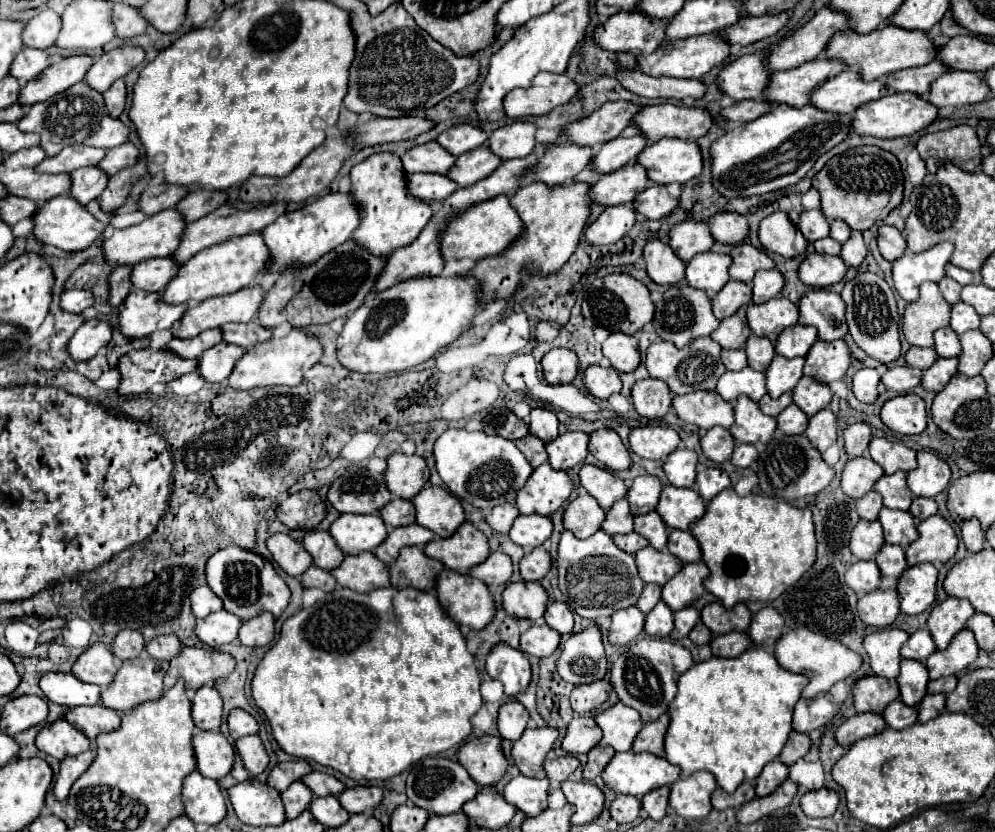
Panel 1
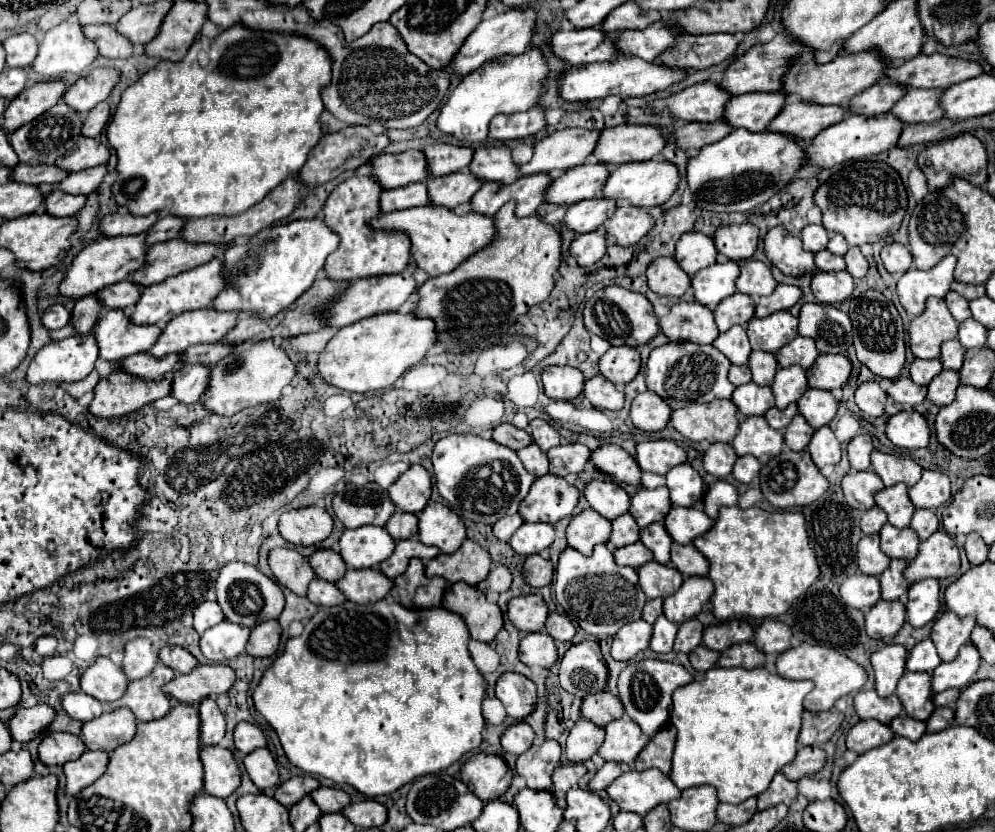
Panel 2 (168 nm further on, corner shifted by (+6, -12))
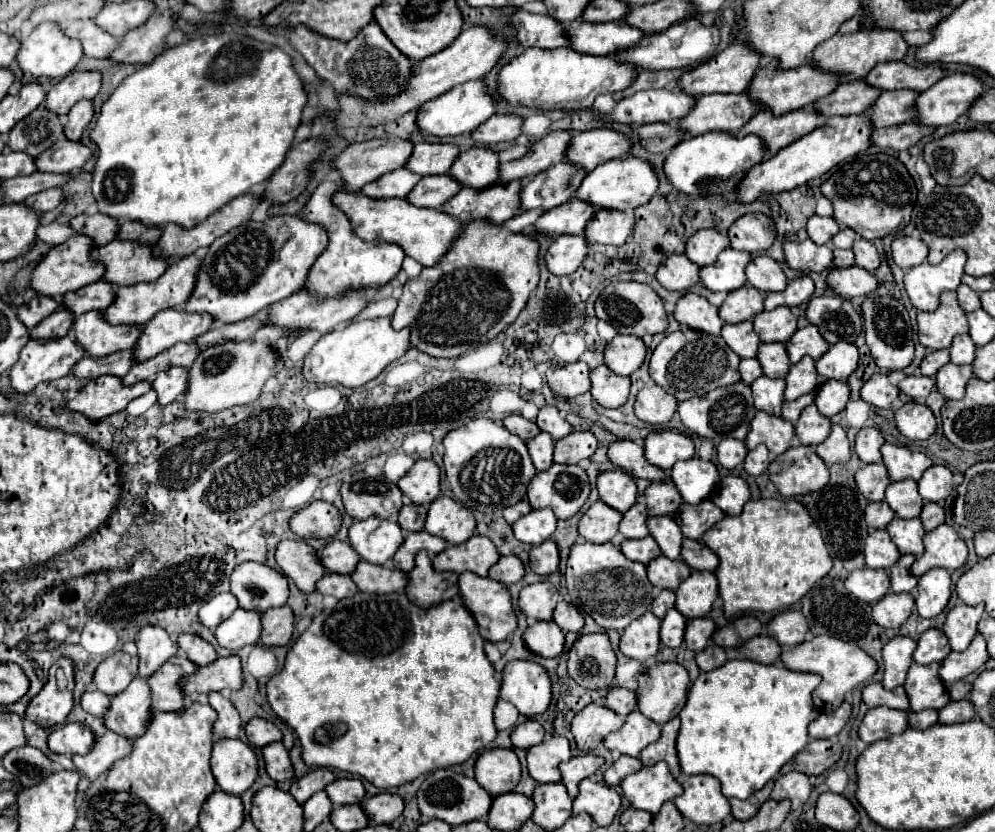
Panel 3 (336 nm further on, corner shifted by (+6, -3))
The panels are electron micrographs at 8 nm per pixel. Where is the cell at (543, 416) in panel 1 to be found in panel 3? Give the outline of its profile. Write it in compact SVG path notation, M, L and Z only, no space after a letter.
M546 405L546 407L540 409L540 413L536 417L536 425L540 427L540 431L550 433L554 441L562 439L564 435L568 435L572 431L570 423L558 415L556 407L550 407L550 405Z

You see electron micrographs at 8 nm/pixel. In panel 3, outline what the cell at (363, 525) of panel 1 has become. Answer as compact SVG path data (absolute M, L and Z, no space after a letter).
M366 519L354 521L350 527L348 541L354 551L368 563L384 565L392 559L394 551L402 545L402 529L394 521L384 519Z

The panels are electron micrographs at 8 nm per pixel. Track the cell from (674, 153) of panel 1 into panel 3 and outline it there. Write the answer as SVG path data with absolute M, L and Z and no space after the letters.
M628 155L624 159L606 161L602 165L598 165L594 171L590 171L586 175L586 179L582 181L580 189L576 191L576 195L578 195L578 199L584 199L598 209L634 211L636 207L648 203L656 195L658 185L660 185L660 179L658 179L658 173L654 171L654 165L640 157Z

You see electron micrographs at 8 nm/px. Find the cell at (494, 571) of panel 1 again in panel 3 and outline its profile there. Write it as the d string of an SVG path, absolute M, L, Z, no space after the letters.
M506 555L506 557L500 557L496 565L490 567L488 571L488 577L498 581L498 583L504 583L504 585L510 585L510 583L516 583L524 577L524 567L522 567L522 561L514 555Z

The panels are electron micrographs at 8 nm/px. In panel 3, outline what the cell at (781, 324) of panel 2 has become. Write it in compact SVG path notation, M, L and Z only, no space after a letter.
M778 307L774 311L762 311L754 317L754 331L760 341L788 341L796 331L796 315L790 307Z

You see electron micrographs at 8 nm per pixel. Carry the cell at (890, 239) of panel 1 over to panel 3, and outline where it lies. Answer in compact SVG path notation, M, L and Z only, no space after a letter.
M900 235L892 241L892 257L894 257L894 263L908 271L920 263L926 261L926 255L928 255L928 247L922 243L922 239L914 239L914 237L906 237L906 235Z

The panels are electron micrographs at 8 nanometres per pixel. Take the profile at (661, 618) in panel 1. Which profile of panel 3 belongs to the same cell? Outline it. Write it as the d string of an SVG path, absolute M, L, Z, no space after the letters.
M670 609L666 613L666 617L662 619L662 627L660 627L662 645L680 647L682 639L684 639L684 625L686 625L684 615L680 615L676 609Z

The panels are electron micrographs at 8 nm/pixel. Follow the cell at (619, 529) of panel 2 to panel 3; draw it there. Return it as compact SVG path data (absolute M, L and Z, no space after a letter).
M636 501L624 515L622 515L622 521L620 521L620 533L626 537L626 539L642 539L648 535L648 529L646 529L646 505L644 501Z

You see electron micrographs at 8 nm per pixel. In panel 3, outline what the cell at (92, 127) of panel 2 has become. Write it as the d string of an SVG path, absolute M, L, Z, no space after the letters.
M78 101L70 113L68 113L68 121L66 121L66 137L70 141L78 141L84 133L84 129L90 125L94 117L94 109L92 109L92 101Z

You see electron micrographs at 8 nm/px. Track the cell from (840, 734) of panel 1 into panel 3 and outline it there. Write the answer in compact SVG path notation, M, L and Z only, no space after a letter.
M874 707L868 709L860 727L858 727L858 737L864 743L874 743L884 737L902 733L908 729L906 723L906 713L890 707Z

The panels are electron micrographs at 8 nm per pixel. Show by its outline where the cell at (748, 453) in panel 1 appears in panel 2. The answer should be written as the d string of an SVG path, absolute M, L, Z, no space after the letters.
M740 456L734 464L734 478L742 484L750 484L752 480L758 478L762 464L758 460L754 460L754 456Z

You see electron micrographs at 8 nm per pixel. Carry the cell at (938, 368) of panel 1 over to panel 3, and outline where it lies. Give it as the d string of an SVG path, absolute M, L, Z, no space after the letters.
M948 363L936 373L936 389L946 397L946 399L960 399L964 393L966 381L972 377L972 367L970 365L954 365Z

